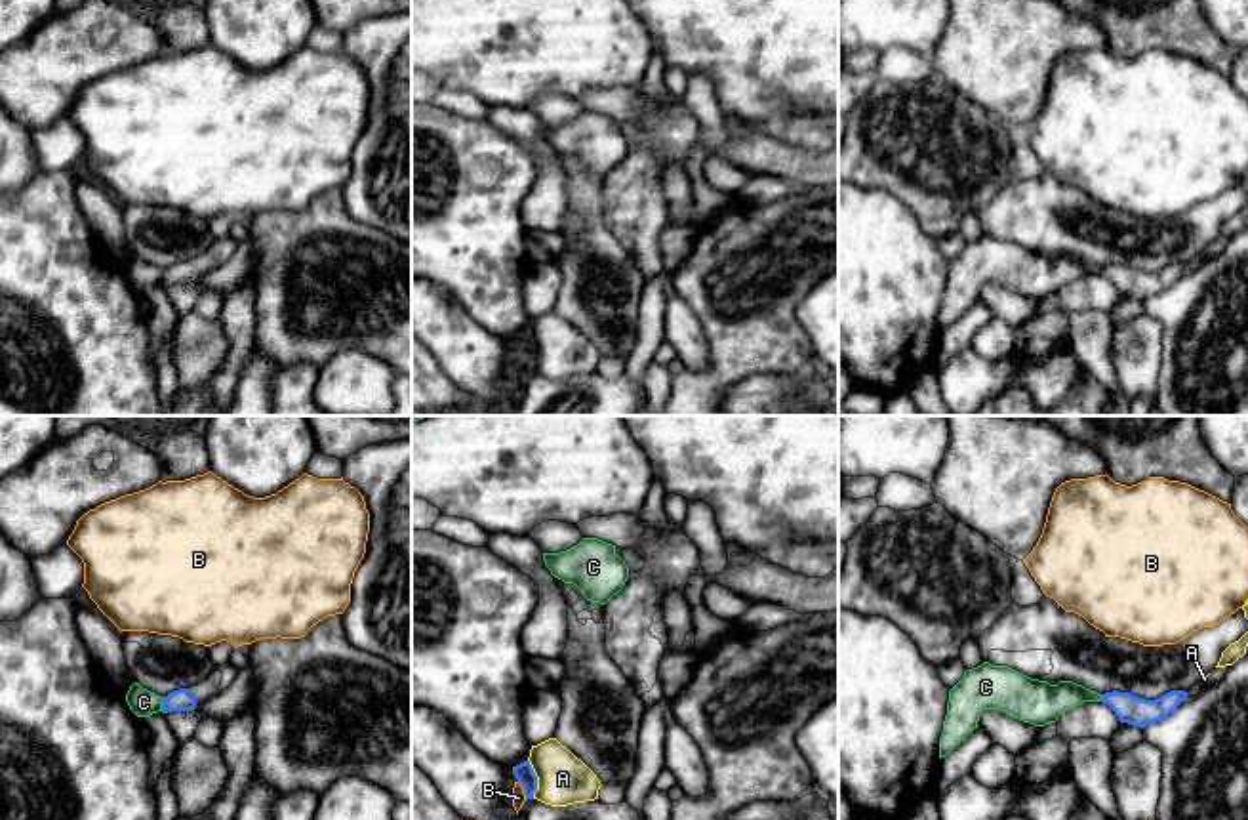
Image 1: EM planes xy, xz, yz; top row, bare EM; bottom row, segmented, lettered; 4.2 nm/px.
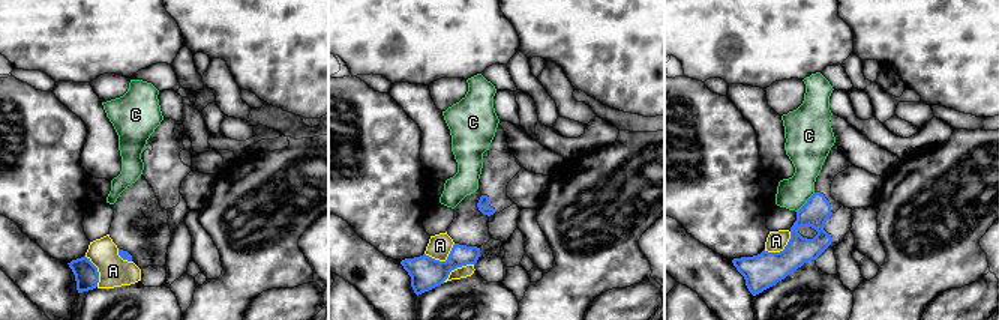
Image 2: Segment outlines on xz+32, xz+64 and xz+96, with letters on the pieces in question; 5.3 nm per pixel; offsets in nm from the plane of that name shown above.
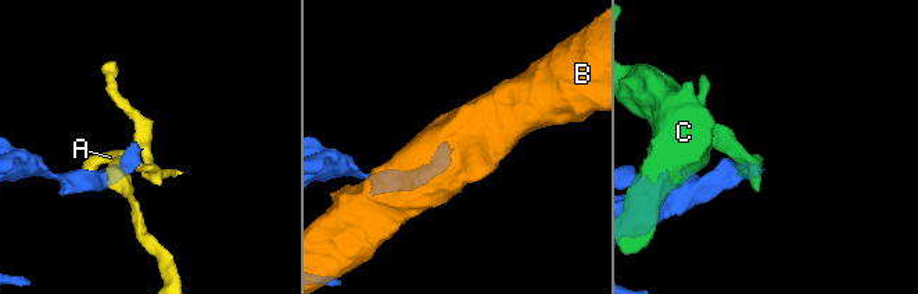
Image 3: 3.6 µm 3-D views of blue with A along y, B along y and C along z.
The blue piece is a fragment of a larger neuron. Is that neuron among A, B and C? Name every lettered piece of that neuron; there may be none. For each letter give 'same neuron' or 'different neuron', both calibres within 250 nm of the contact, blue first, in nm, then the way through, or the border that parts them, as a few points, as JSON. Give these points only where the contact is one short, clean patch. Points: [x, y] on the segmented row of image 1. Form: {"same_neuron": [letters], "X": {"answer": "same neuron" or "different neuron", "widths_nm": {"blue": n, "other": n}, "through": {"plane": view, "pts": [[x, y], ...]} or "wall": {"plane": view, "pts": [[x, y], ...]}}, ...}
{"same_neuron": [], "A": {"answer": "different neuron", "widths_nm": {"blue": 80, "other": 220}}, "B": {"answer": "different neuron", "widths_nm": {"blue": 80, "other": 60}, "wall": {"plane": "xz", "pts": [[517, 782], [526, 799]]}}, "C": {"answer": "different neuron", "widths_nm": {"blue": 100, "other": 120}, "wall": {"plane": "xy", "pts": [[164, 698], [161, 710]]}}}

